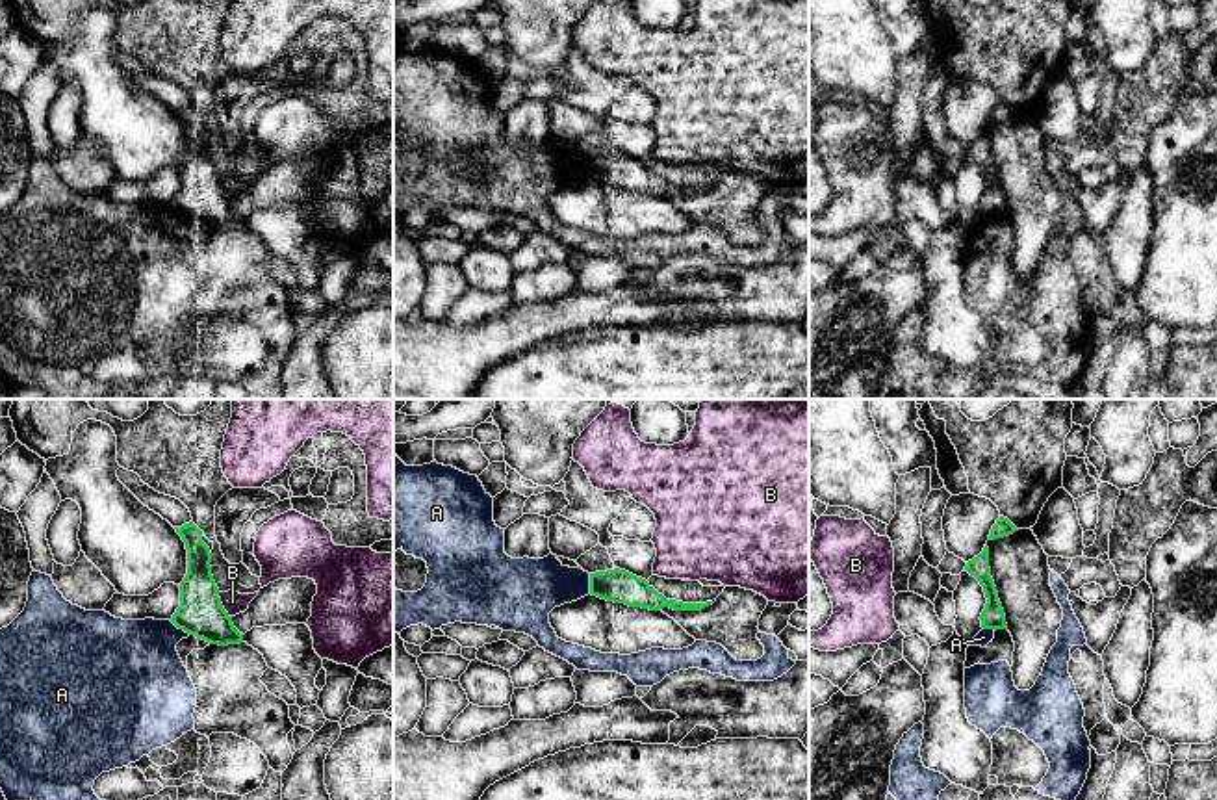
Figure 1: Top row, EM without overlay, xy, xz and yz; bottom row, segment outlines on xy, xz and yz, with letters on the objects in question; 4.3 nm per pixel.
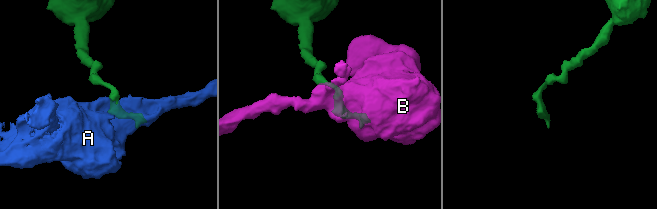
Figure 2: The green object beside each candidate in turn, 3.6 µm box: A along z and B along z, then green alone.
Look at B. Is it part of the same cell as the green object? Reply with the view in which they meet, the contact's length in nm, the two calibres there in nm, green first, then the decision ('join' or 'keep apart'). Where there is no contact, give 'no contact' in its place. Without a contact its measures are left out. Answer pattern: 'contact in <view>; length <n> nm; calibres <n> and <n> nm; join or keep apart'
contact in xy; length 130 nm; calibres 200 and 90 nm; keep apart

